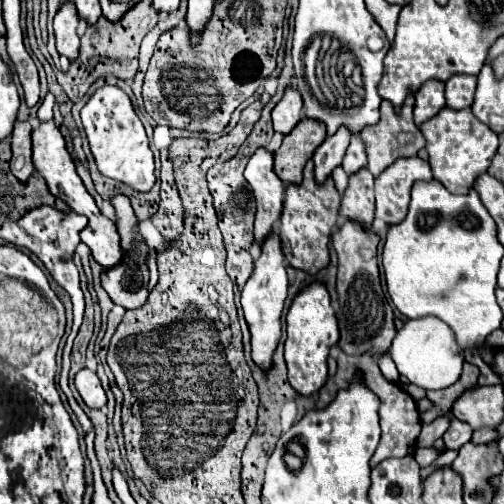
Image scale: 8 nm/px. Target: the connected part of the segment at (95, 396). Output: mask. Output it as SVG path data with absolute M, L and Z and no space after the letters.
M86 368L80 370L74 378L74 384L88 408L104 408L106 406L106 392L100 384L100 378L94 372L90 372Z

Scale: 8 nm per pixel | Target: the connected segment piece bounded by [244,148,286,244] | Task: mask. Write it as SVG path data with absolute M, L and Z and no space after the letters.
M260 148L256 154L248 160L246 166L246 180L252 186L254 198L256 198L256 224L254 224L254 240L258 244L264 242L264 238L274 230L276 220L282 214L284 204L284 182L274 174L274 156Z

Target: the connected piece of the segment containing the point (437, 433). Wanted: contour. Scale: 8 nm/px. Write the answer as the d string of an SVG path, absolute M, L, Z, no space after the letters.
M440 416L436 418L432 424L426 424L422 426L422 432L420 432L420 438L418 438L418 446L420 448L430 448L438 438L442 438L442 434L448 430L450 426L450 416Z

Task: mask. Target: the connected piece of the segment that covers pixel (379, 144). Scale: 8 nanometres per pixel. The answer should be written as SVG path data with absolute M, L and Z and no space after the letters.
M408 96L400 114L394 112L394 106L384 100L380 104L380 120L374 124L374 126L366 126L362 130L362 136L364 136L364 144L366 144L366 152L368 152L368 168L374 176L380 176L382 170L386 170L388 166L392 166L398 158L410 158L410 156L416 156L426 140L422 136L422 132L416 128L414 124L414 118L412 118L412 108L414 108L414 96Z

